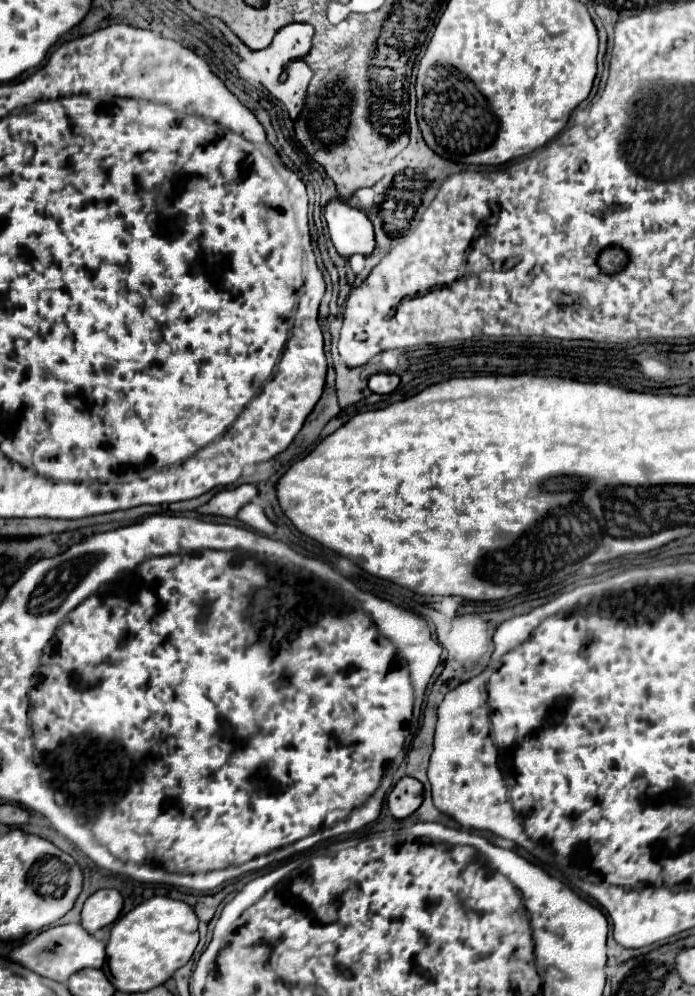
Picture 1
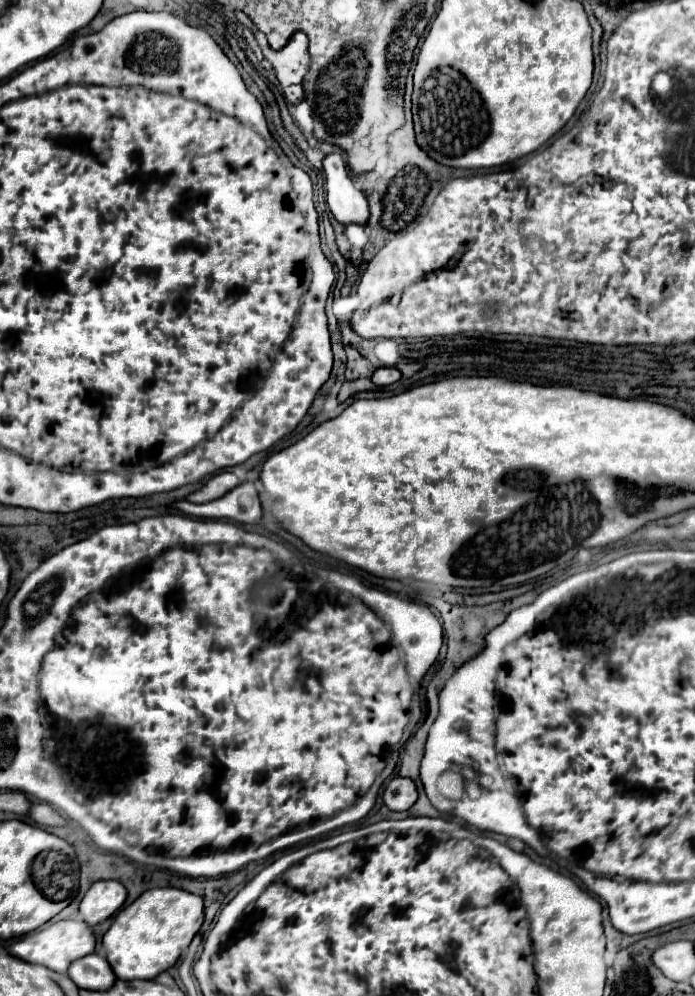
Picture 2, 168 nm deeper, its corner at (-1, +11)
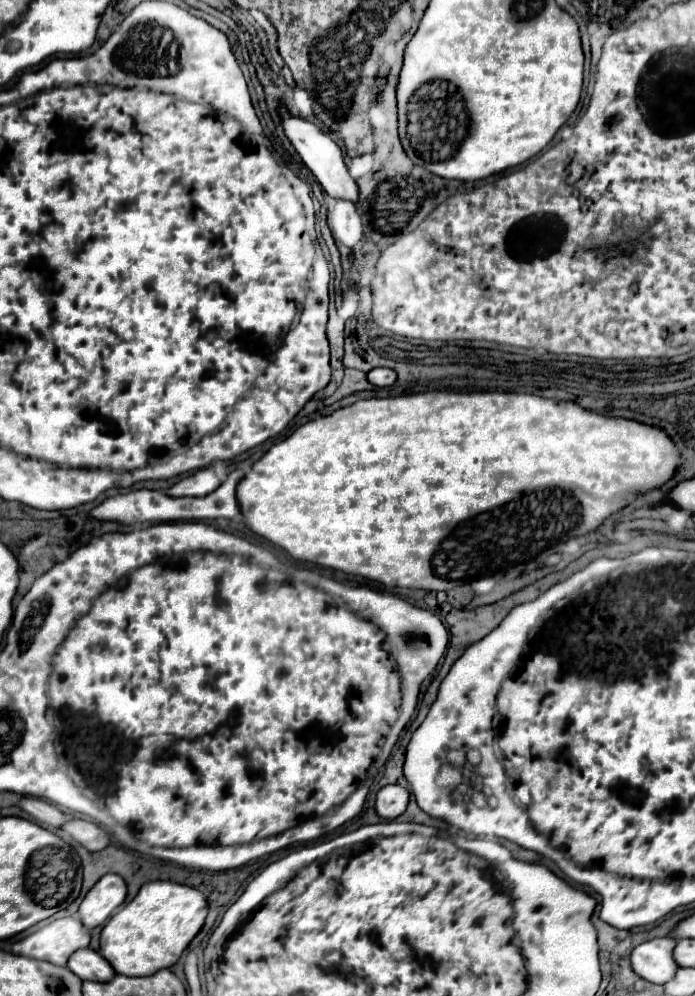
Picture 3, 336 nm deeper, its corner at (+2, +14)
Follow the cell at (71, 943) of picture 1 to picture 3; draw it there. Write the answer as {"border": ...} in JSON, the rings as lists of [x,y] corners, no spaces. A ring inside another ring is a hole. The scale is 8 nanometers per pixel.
{"border":[[[58,918],[12,944],[12,954],[66,966],[70,954],[90,944],[90,930],[76,918]]]}

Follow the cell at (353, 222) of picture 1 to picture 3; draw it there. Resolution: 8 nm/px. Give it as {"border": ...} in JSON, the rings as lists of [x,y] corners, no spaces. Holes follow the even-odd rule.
{"border":[[[284,108],[282,112],[282,120],[284,120],[284,132],[290,138],[290,142],[294,144],[294,148],[298,150],[302,162],[310,168],[310,172],[316,176],[316,180],[322,184],[322,188],[326,190],[328,196],[338,198],[338,200],[350,200],[350,202],[358,202],[358,184],[354,182],[354,178],[348,174],[348,168],[344,164],[342,158],[342,150],[340,146],[328,136],[324,134],[316,124],[302,120],[302,118],[292,118]]]}

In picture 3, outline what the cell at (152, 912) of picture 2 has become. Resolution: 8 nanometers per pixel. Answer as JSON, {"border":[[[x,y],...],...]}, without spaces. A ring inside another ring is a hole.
{"border":[[[162,880],[148,882],[148,886],[142,886],[136,898],[120,908],[104,926],[100,934],[102,956],[112,964],[116,974],[152,976],[178,962],[190,940],[202,928],[206,912],[208,904],[196,888]]]}

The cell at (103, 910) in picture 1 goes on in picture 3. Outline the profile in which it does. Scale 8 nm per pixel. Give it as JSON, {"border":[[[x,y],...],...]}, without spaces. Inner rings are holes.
{"border":[[[106,874],[84,896],[78,916],[86,928],[96,928],[124,902],[124,898],[124,880],[118,874]]]}

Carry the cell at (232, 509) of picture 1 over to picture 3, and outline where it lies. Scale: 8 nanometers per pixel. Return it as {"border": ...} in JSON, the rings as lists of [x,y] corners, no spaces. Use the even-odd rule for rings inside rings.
{"border":[[[204,468],[192,476],[176,482],[166,494],[170,494],[170,496],[206,496],[206,494],[214,492],[218,486],[220,486],[220,478],[214,474],[214,470]]]}

